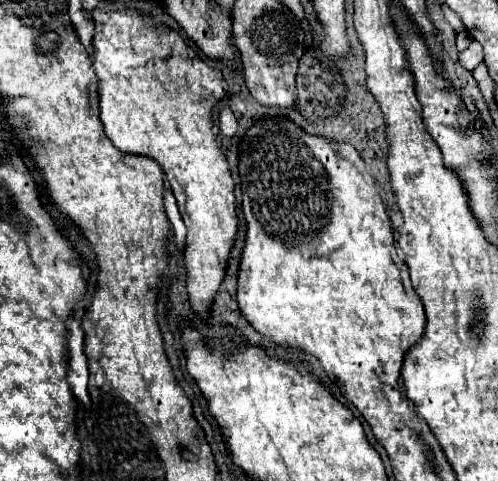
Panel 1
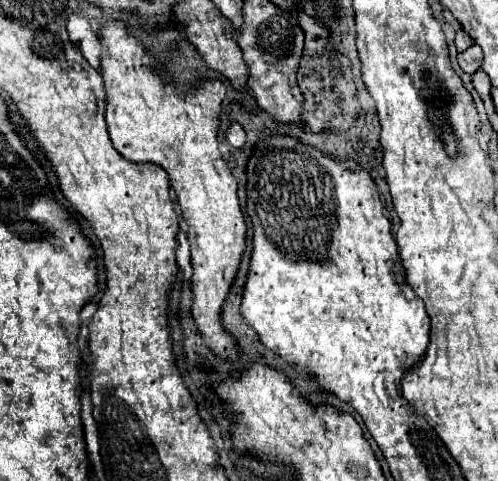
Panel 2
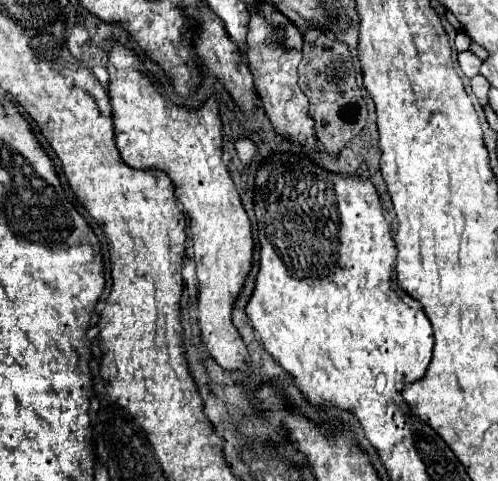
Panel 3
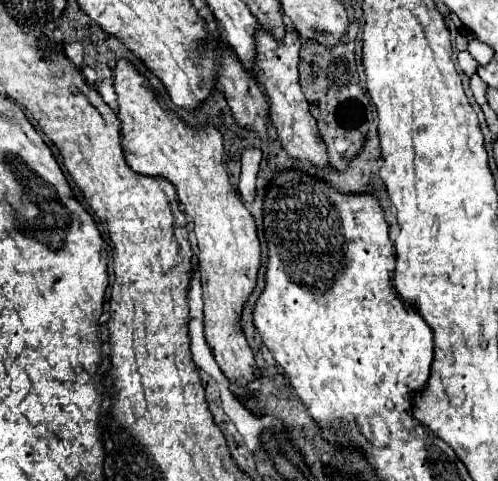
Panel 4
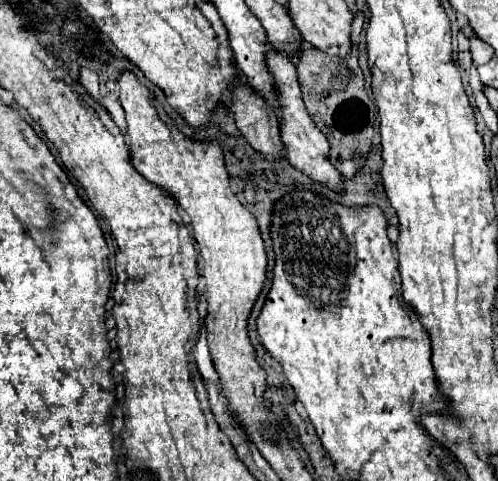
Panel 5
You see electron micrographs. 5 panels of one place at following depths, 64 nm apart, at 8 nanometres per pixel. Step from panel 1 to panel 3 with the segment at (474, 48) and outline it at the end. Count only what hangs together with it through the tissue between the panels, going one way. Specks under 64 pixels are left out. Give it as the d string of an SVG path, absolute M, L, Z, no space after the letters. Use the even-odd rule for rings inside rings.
M466 50L466 52L460 52L460 54L458 54L458 64L460 64L460 70L462 70L468 78L472 78L472 76L476 76L476 74L480 72L482 60L480 60L472 50Z

